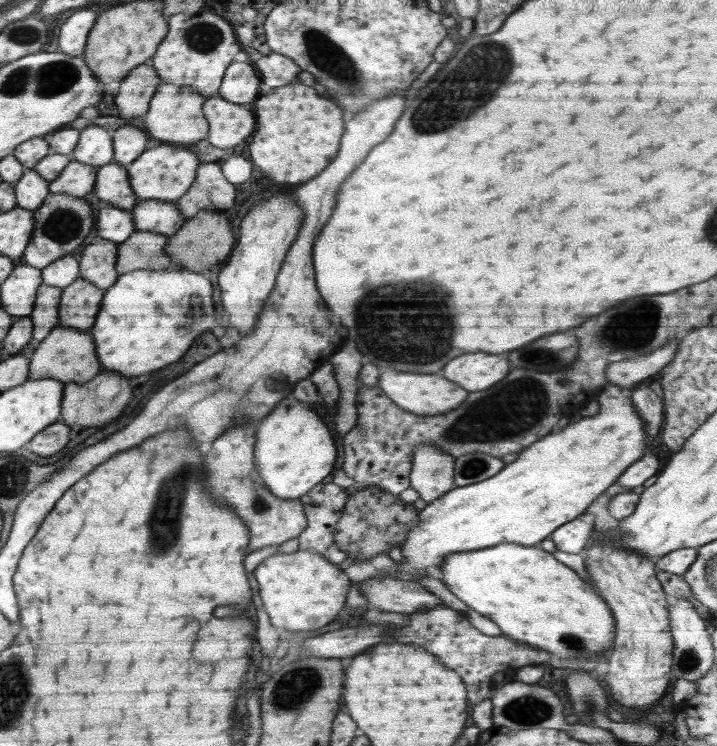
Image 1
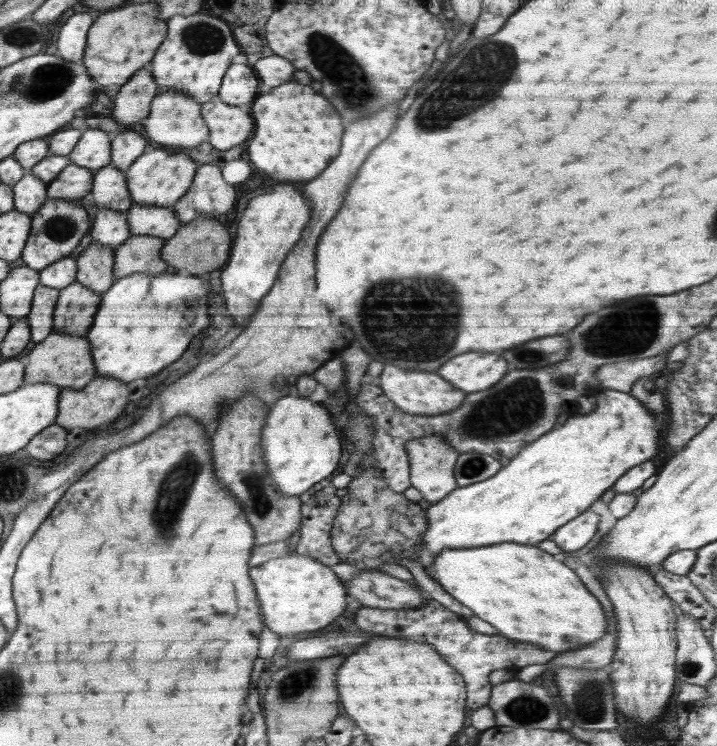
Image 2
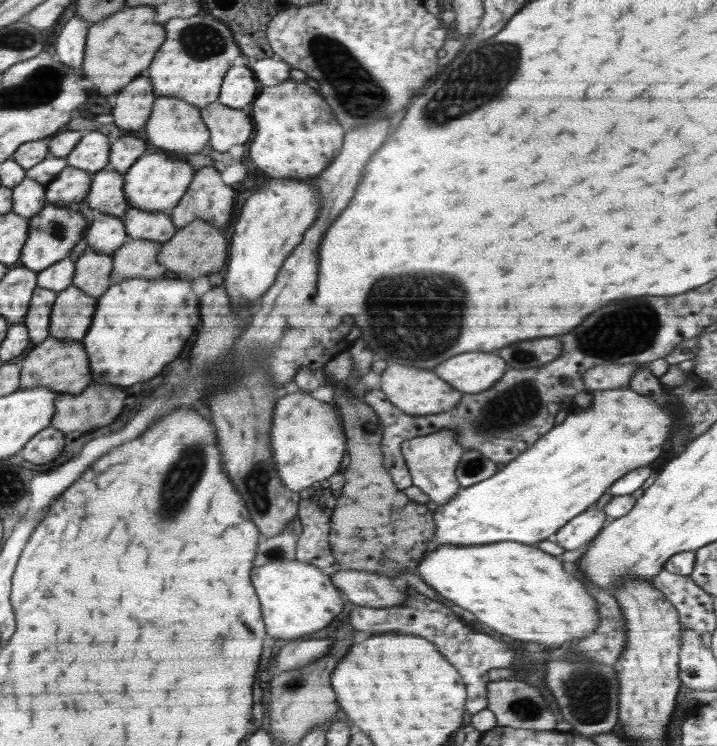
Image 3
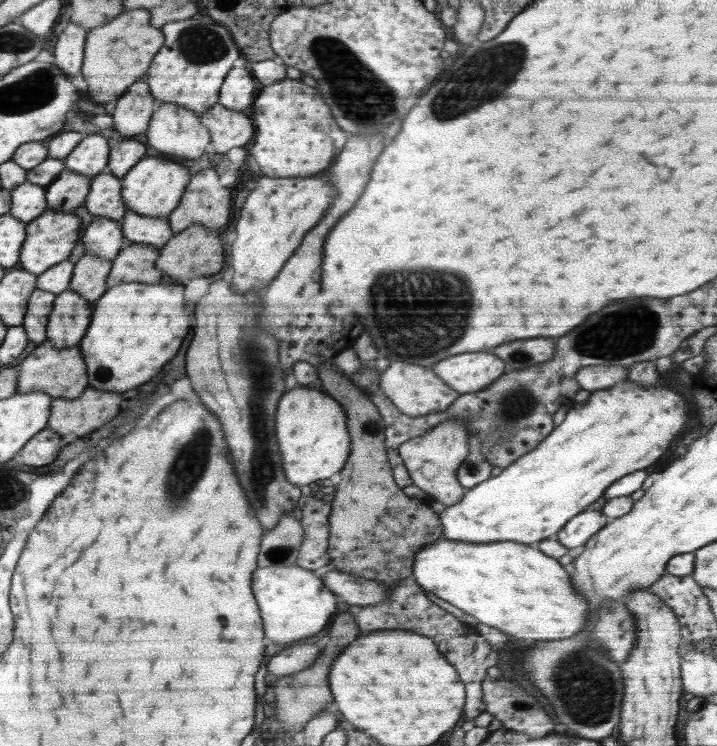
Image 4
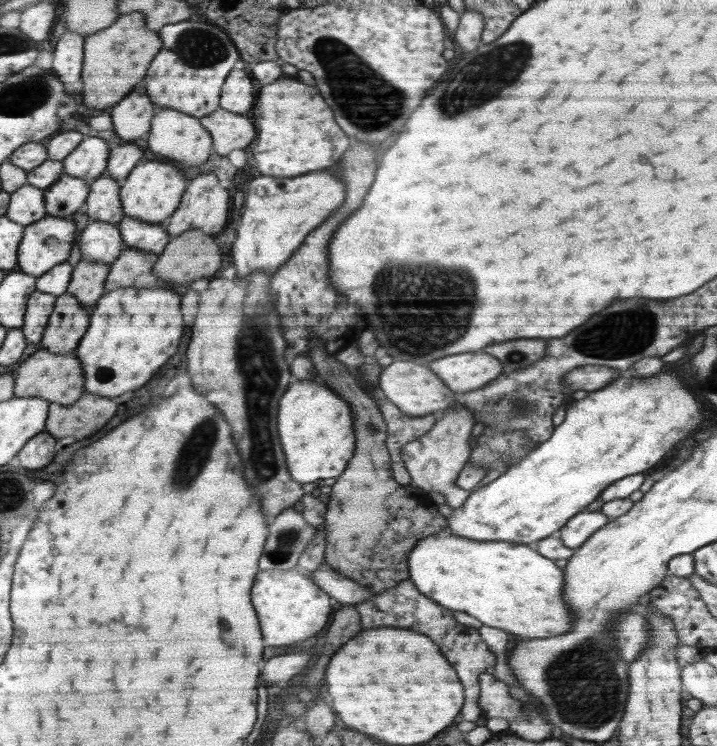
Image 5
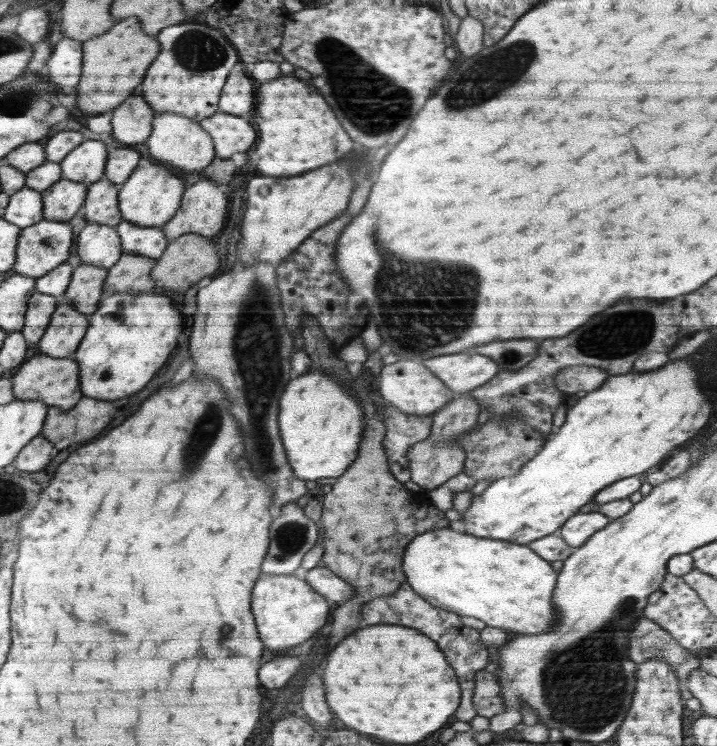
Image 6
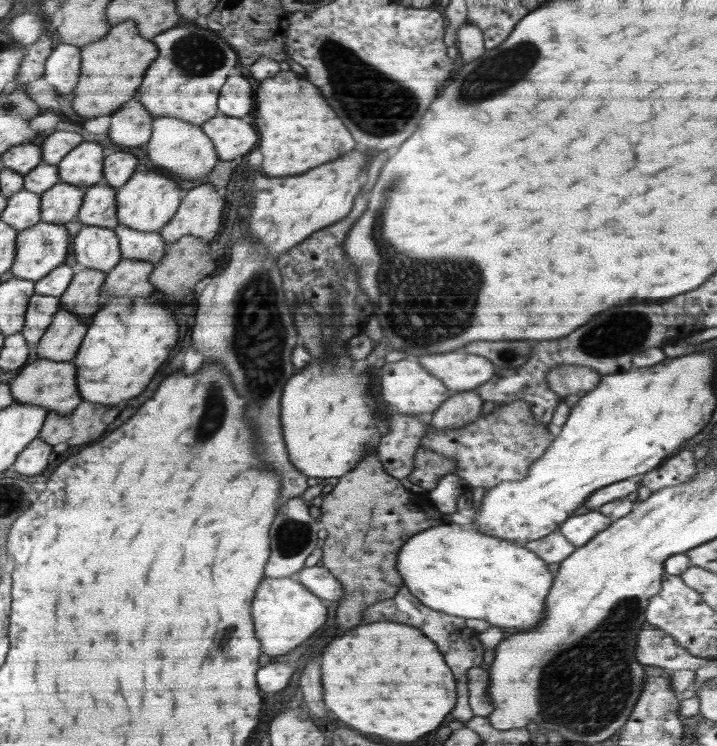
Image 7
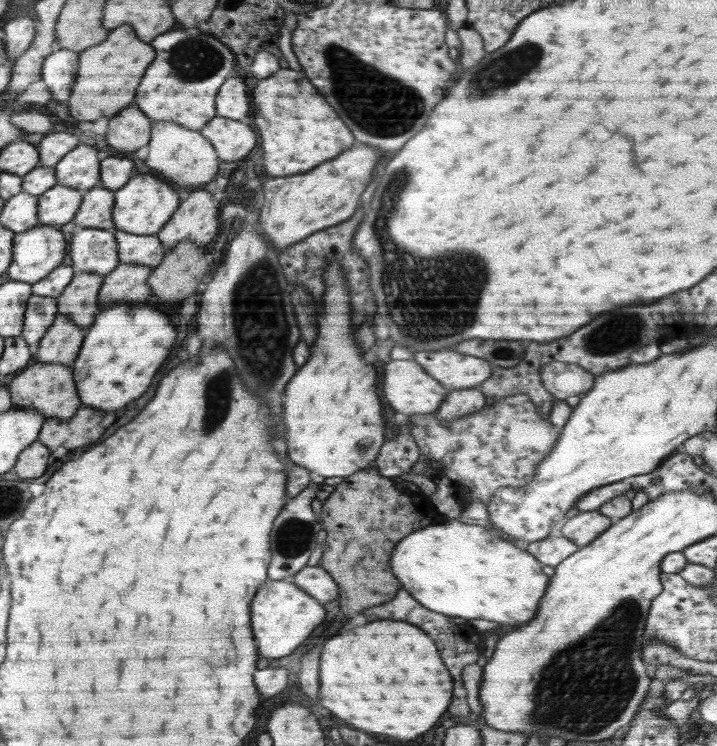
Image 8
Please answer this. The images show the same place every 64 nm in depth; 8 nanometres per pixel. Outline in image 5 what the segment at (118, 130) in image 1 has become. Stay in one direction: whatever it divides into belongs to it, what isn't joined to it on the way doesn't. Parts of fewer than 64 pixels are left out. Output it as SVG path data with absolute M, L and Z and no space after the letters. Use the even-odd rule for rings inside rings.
M132 141L125 142L123 145L118 144L109 152L109 159L103 174L122 183L132 169L143 161L140 160L142 156L144 156L142 150L138 146L134 146Z

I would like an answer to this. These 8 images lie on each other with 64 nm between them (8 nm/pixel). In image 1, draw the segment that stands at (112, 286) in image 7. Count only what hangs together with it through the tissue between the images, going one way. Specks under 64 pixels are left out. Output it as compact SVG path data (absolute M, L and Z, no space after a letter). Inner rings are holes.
M134 231L124 242L117 243L116 272L122 276L134 270L144 270L154 256L163 252L169 236L148 232Z

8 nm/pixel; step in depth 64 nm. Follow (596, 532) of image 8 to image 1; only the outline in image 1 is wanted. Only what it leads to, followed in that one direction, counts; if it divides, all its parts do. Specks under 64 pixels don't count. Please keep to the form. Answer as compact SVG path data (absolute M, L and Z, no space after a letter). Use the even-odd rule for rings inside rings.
M585 513L556 528L549 537L554 541L557 550L570 554L582 551L593 534L594 518L594 514Z

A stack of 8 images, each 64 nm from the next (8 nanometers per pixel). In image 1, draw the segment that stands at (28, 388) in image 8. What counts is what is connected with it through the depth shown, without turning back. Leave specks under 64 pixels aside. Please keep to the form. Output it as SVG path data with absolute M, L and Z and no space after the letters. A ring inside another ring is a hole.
M54 327L44 340L38 343L29 355L28 381L54 379L60 383L76 383L82 385L94 379L101 371L101 364L94 348L95 342L91 331L75 328Z

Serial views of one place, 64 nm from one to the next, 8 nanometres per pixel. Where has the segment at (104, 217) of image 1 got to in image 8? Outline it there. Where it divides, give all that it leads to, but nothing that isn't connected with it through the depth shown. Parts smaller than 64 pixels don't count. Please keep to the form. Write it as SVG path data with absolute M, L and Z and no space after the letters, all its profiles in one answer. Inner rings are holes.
M77 229L70 242L70 258L75 274L110 274L120 264L114 230Z

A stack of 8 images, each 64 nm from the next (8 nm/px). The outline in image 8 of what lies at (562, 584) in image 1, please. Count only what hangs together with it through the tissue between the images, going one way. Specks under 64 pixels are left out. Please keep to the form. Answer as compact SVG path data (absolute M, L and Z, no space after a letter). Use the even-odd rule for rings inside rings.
M458 519L444 520L408 533L394 547L389 563L401 588L428 610L462 619L482 618L514 627L525 625L535 617L550 578L542 571L541 562L524 547L519 548L519 544L510 540L506 542L490 529L484 528L482 523L470 525Z

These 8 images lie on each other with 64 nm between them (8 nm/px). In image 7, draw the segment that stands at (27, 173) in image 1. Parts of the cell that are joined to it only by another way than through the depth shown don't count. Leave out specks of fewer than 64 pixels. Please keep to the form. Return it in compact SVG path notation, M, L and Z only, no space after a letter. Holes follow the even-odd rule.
M23 189L7 198L1 219L20 232L41 221L40 211L41 195Z

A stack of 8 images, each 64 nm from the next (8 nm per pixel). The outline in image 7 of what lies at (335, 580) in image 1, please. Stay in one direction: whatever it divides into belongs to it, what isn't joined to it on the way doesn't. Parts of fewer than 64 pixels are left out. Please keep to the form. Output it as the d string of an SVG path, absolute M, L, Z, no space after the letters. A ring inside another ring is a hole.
M264 577L256 589L251 604L252 618L258 640L261 641L262 654L280 656L302 644L306 638L326 622L327 603L310 592L304 584L290 577Z

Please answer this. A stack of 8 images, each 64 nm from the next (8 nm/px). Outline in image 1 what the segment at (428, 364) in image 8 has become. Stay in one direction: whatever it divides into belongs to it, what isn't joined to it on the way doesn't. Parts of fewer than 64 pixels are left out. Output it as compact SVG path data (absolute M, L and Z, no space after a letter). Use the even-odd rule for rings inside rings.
M470 352L450 360L442 372L444 378L456 382L464 390L478 392L500 382L510 372L510 364L498 354Z

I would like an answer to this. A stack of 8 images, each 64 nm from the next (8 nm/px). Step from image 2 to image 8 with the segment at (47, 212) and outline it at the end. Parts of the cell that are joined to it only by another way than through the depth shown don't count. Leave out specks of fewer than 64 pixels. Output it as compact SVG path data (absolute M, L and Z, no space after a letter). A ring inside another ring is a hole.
M36 225L14 235L12 260L7 268L11 280L34 284L46 278L66 256L66 240L60 228Z

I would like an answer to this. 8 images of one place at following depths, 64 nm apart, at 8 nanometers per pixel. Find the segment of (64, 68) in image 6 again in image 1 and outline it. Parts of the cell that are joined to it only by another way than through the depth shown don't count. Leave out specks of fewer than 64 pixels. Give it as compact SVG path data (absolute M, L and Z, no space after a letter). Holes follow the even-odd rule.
M86 7L74 12L58 34L58 48L60 52L70 56L83 56L91 28L100 13L97 7Z

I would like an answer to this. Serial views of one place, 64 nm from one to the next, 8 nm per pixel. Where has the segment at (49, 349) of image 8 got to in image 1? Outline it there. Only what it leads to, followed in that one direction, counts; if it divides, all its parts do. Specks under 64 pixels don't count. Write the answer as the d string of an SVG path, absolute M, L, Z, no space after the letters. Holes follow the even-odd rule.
M78 278L63 288L58 307L58 327L89 331L100 312L104 288Z

